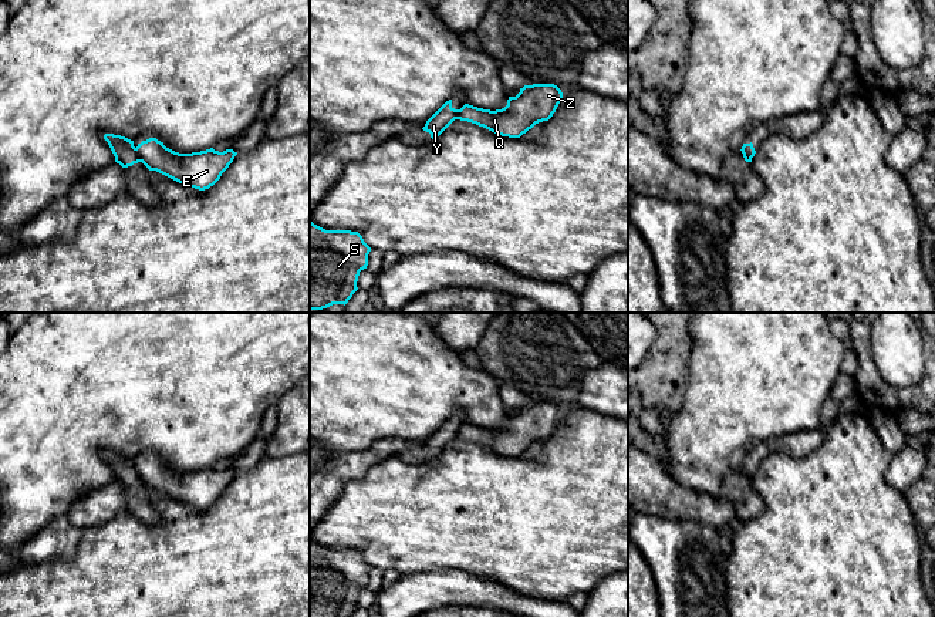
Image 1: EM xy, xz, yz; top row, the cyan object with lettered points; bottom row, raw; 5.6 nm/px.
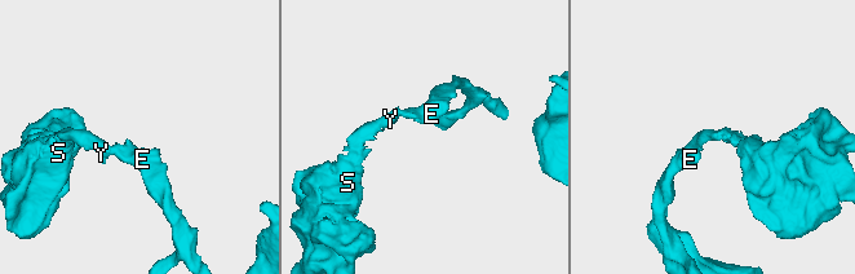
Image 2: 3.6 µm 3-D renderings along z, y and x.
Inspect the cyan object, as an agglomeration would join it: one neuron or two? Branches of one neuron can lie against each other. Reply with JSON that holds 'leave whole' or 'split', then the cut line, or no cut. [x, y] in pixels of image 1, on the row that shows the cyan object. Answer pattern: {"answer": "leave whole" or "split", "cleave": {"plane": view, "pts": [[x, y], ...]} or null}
{"answer": "split", "cleave": {"plane": "xy", "pts": [[135, 148], [141, 161]]}}

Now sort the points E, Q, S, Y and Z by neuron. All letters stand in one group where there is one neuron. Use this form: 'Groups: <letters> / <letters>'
Groups: E Q Z / S Y

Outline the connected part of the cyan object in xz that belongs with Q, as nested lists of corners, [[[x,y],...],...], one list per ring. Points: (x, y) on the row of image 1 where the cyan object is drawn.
[[[533,84],[509,97],[507,105],[490,111],[465,104],[458,119],[483,127],[497,135],[520,138],[536,124],[548,121],[561,102],[563,92],[554,84]]]

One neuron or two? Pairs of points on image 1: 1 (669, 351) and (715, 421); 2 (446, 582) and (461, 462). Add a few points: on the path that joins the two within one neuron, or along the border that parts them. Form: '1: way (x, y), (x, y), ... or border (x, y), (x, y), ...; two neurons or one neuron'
1: border (691, 343), (687, 390), (684, 401), (677, 408); two neurons
2: border (414, 572), (463, 570), (480, 577); two neurons

